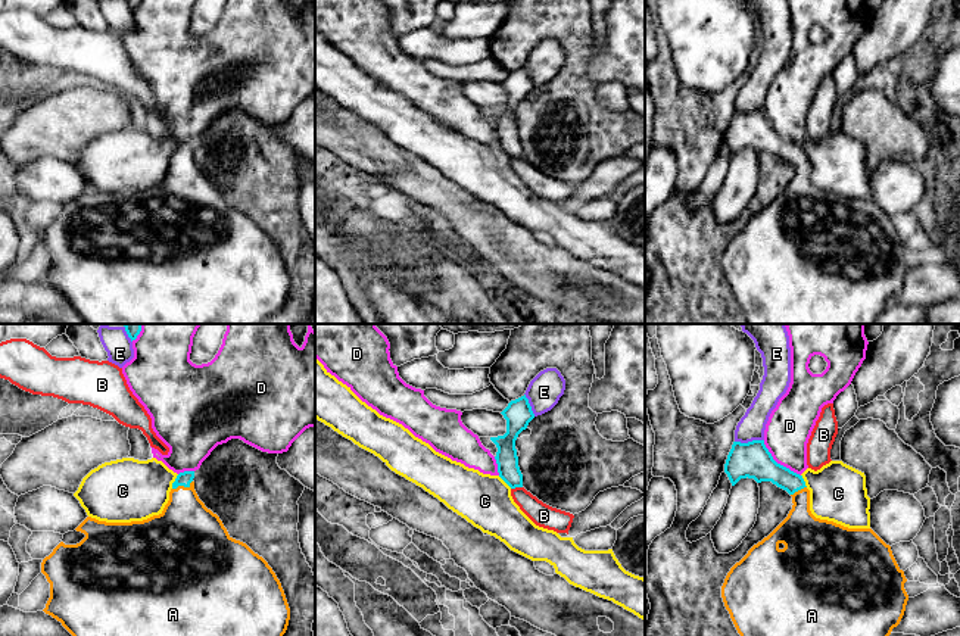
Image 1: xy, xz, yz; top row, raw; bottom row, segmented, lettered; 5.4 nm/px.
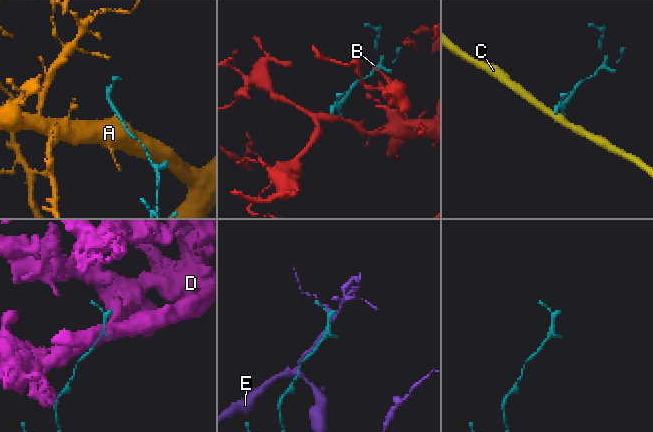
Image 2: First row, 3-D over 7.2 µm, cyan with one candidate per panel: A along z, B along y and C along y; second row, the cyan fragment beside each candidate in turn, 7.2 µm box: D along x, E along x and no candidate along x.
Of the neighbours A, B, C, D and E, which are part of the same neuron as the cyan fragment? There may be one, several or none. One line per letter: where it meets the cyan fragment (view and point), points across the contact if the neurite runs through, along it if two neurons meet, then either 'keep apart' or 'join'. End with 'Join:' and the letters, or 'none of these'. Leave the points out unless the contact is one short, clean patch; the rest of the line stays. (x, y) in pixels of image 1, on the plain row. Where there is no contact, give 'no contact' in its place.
A: contact xy (183, 155); way xy (183, 149), (183, 155), (186, 200); join
B: contact xz (516, 156); border xz (521, 156), (511, 159); keep apart
C: contact xy (174, 152); border xy (178, 145), (171, 158); keep apart
D: contact yz (776, 133); keep apart
E: contact yz (748, 112); keep apart
Join: A

